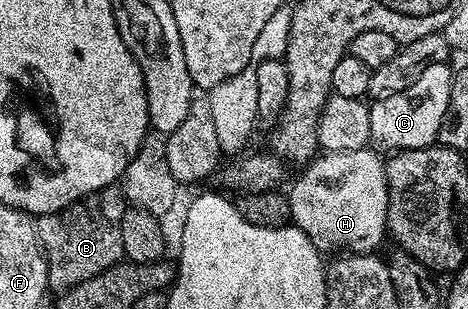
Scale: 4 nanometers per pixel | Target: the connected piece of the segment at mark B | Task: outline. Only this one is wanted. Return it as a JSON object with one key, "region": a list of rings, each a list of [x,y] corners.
{"region":[[[114,184],[85,197],[83,201],[75,201],[59,209],[57,213],[45,213],[39,218],[40,246],[44,249],[48,268],[49,290],[72,289],[121,261],[124,248],[120,221],[124,217],[125,208],[123,188]]]}

